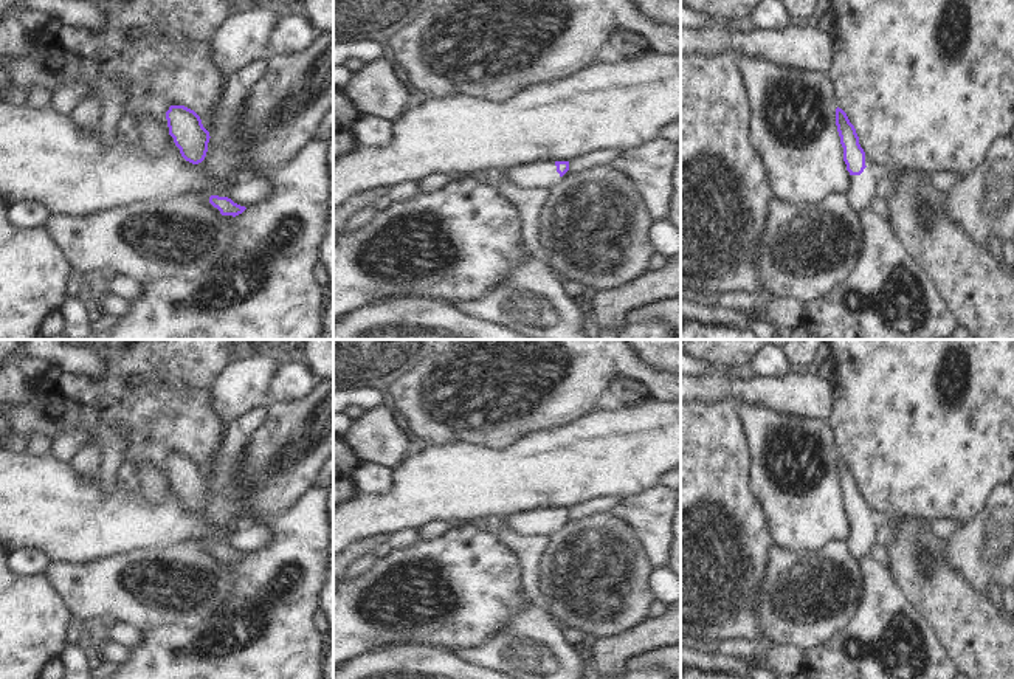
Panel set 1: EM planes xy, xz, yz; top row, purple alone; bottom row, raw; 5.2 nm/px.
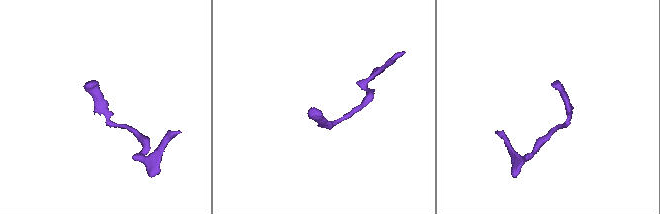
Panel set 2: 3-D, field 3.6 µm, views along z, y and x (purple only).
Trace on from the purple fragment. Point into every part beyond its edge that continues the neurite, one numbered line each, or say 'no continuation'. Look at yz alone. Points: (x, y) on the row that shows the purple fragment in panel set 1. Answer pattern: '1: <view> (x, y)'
1: yz (862, 191)

